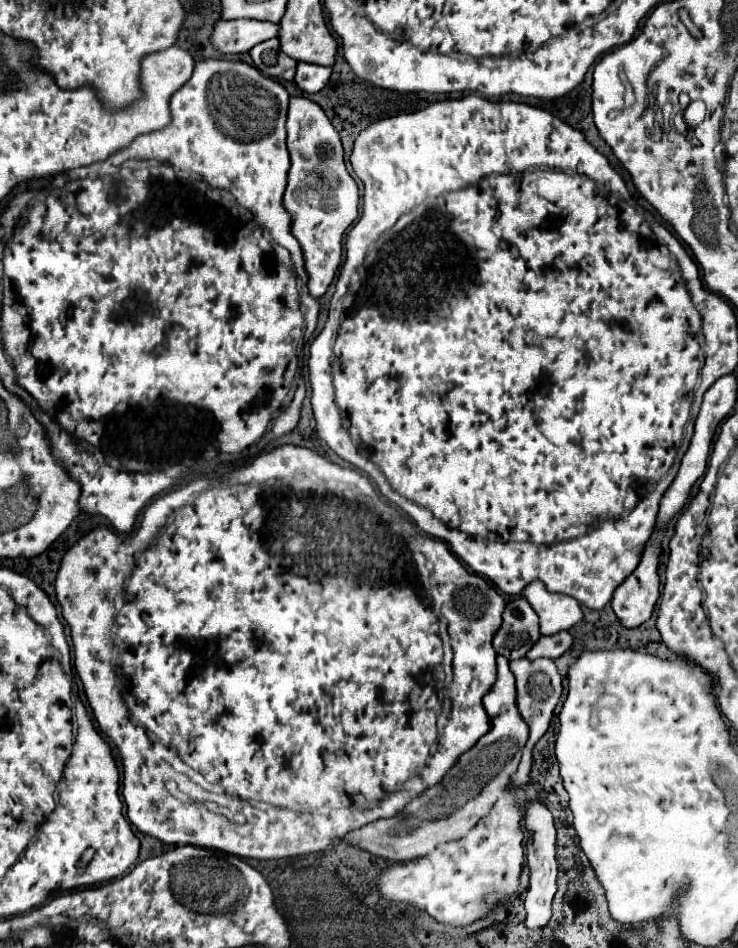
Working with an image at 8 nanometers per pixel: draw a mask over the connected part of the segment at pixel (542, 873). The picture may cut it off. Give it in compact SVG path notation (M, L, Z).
M541 801L527 803L527 831L531 833L533 841L527 843L527 867L531 871L531 885L525 897L525 927L527 929L543 929L551 921L551 901L557 891L557 861L555 861L555 825L553 815Z

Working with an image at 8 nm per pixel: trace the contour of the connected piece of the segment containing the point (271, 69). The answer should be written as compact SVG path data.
M267 39L259 45L255 45L249 51L255 67L265 73L265 77L273 77L273 79L285 79L291 81L295 77L295 65L297 61L293 61L289 55L285 55L279 47L277 39Z

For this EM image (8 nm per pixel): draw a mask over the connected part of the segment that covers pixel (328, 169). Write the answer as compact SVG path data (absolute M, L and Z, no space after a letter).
M291 97L287 115L287 149L291 153L285 209L293 217L293 235L305 255L309 293L321 297L335 277L343 255L343 233L359 215L359 189L343 163L343 147L323 109L305 99Z

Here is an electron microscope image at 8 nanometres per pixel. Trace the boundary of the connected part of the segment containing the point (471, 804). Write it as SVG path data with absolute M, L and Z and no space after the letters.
M497 655L497 681L483 697L483 707L491 719L491 729L449 769L449 773L433 787L425 789L419 797L411 799L401 813L373 821L349 833L343 841L351 847L363 849L373 857L387 861L409 861L429 853L429 849L443 841L455 841L473 829L473 825L493 807L501 789L509 783L511 773L517 769L521 751L529 737L529 727L521 721L515 707L515 677L509 669L509 661Z

